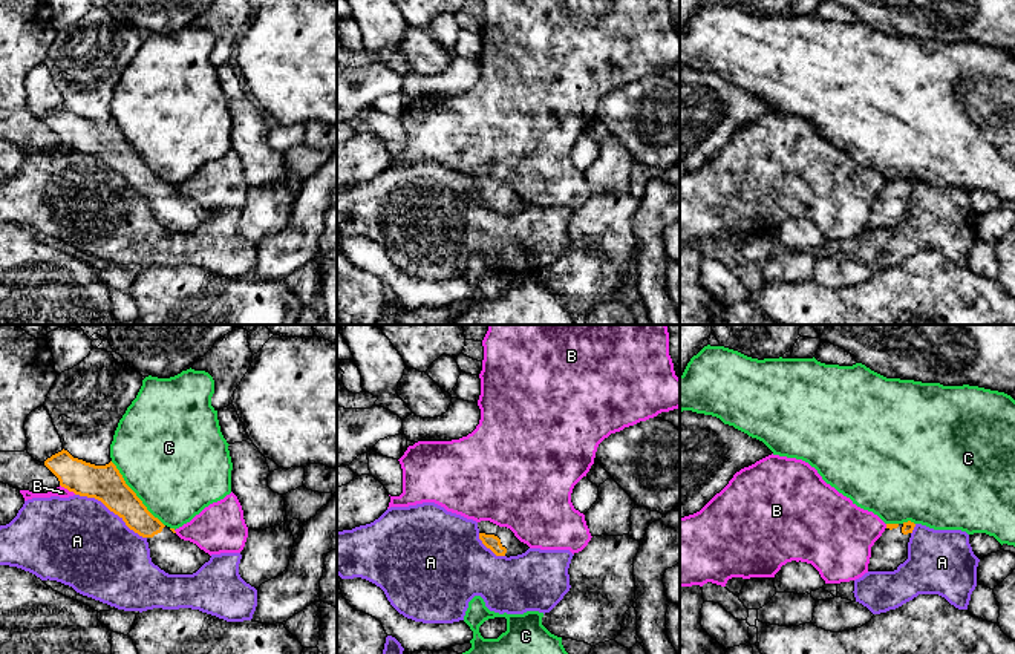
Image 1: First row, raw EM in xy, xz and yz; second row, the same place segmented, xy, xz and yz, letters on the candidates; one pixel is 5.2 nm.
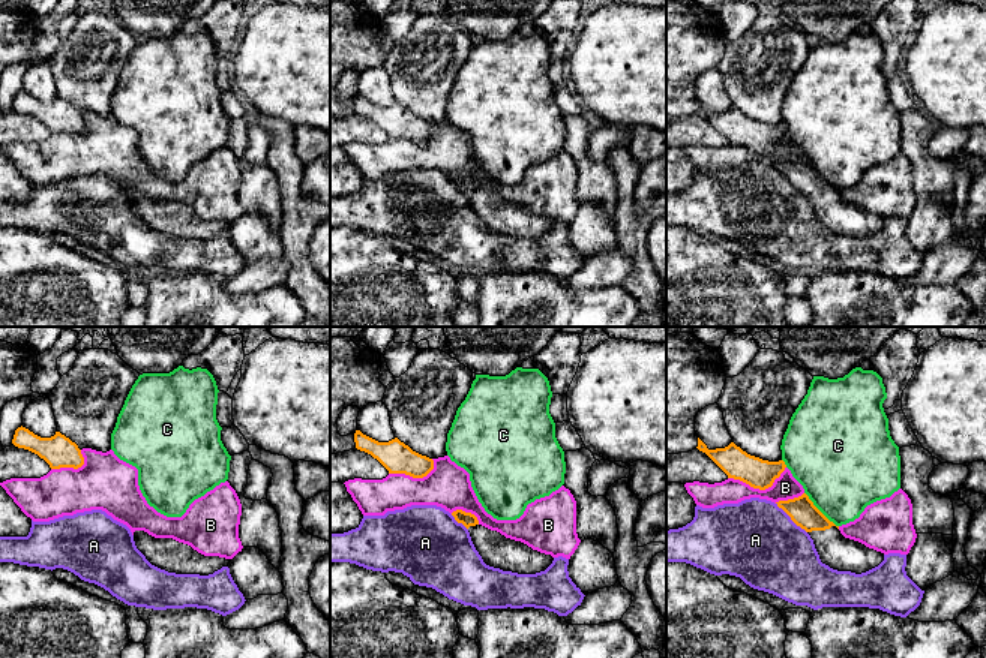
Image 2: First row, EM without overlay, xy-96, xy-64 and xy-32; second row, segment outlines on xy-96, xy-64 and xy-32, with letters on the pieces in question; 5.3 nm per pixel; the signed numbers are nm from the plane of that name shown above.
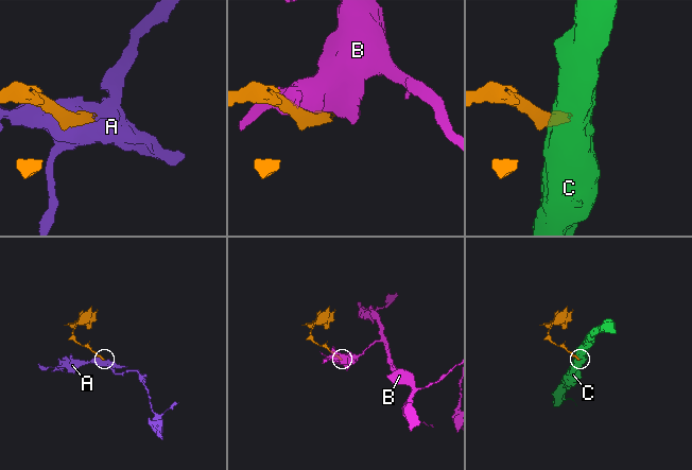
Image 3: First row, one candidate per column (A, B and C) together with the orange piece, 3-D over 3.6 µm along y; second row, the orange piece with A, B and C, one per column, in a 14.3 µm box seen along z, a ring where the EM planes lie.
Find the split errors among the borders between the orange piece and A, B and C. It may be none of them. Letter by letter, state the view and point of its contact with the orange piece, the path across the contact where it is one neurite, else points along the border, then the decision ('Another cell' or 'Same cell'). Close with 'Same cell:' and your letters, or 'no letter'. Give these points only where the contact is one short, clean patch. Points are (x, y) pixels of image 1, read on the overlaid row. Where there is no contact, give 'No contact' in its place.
A: Touches orange at xy (110, 510). Another cell
B: Touches orange at xy (68, 489). Another cell
C: Touches orange at xy (135, 493). Another cell
Same cell: no letter

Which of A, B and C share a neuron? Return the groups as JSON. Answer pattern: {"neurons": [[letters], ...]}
{"neurons": [["A"], ["B"], ["C"]]}

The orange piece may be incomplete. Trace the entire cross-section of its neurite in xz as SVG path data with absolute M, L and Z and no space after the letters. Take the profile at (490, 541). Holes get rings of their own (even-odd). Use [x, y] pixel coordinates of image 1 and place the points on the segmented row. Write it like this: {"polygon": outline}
{"polygon": "M490 521L478 522L479 539L496 556L517 556L525 553L530 547L521 542L514 533L507 527L499 527Z"}

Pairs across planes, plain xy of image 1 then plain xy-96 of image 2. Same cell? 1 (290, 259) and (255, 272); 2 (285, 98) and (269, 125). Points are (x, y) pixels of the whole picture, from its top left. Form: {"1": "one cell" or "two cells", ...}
{"1": "one cell", "2": "two cells"}

